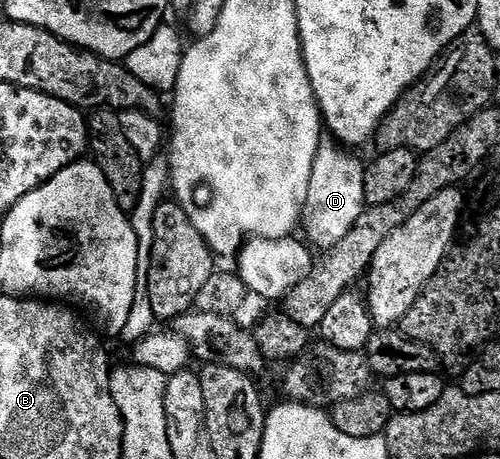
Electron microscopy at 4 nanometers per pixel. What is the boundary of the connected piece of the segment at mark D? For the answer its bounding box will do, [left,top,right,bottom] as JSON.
[290,132,367,248]

